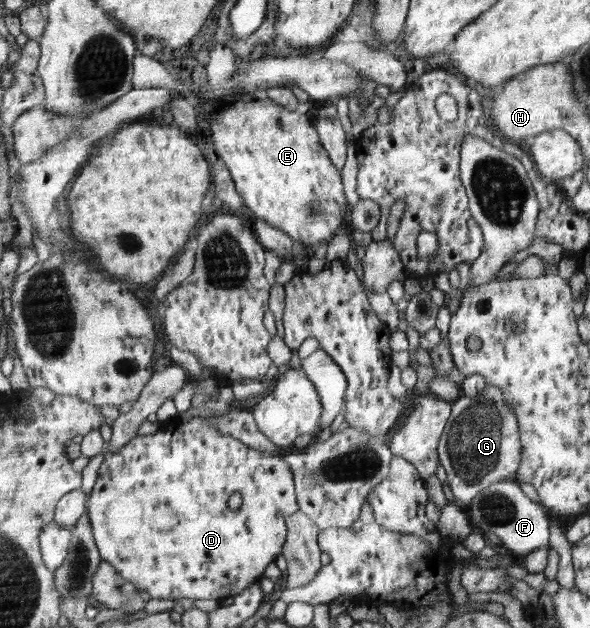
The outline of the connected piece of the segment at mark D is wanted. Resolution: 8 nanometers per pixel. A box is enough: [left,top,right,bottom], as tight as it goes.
[88,416,300,601]

